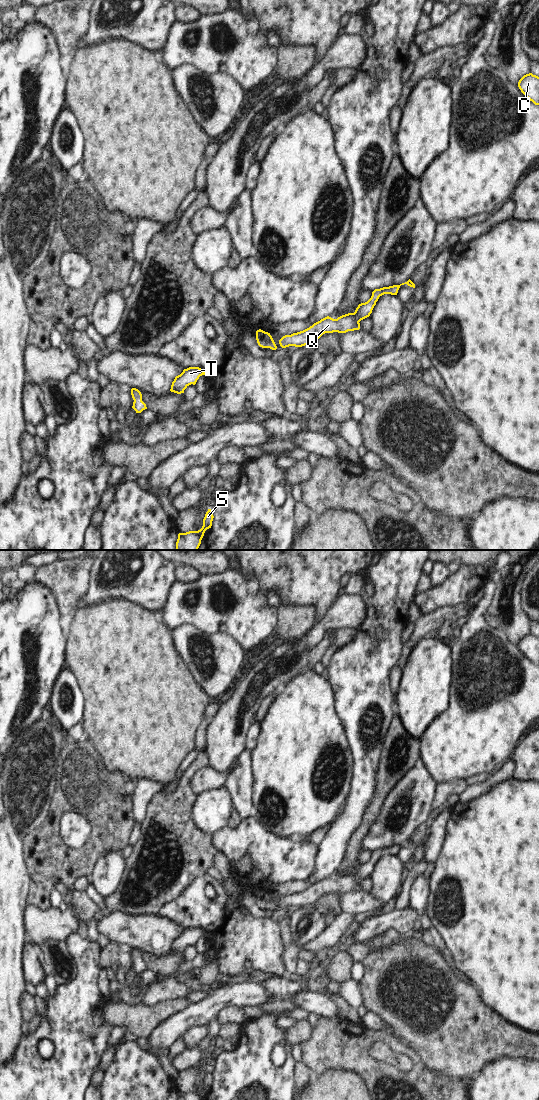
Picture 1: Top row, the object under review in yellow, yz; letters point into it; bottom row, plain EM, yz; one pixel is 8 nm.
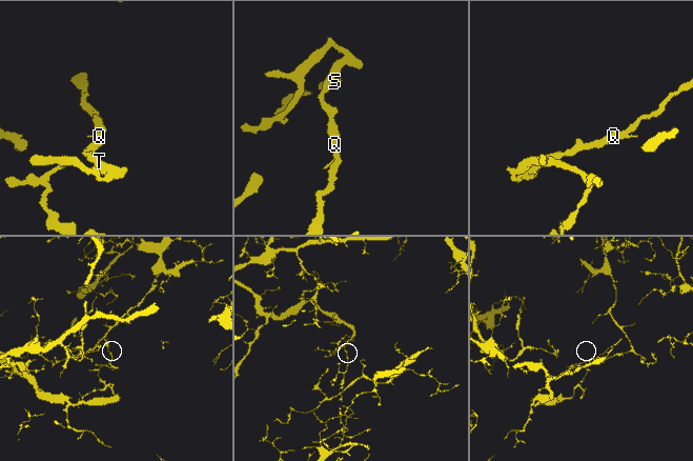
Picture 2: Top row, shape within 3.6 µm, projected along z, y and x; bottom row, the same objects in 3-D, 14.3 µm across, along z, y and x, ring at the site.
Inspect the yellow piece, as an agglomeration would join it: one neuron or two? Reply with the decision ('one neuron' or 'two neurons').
one neuron

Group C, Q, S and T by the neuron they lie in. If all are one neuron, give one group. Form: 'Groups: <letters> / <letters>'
Groups: C Q S T.

